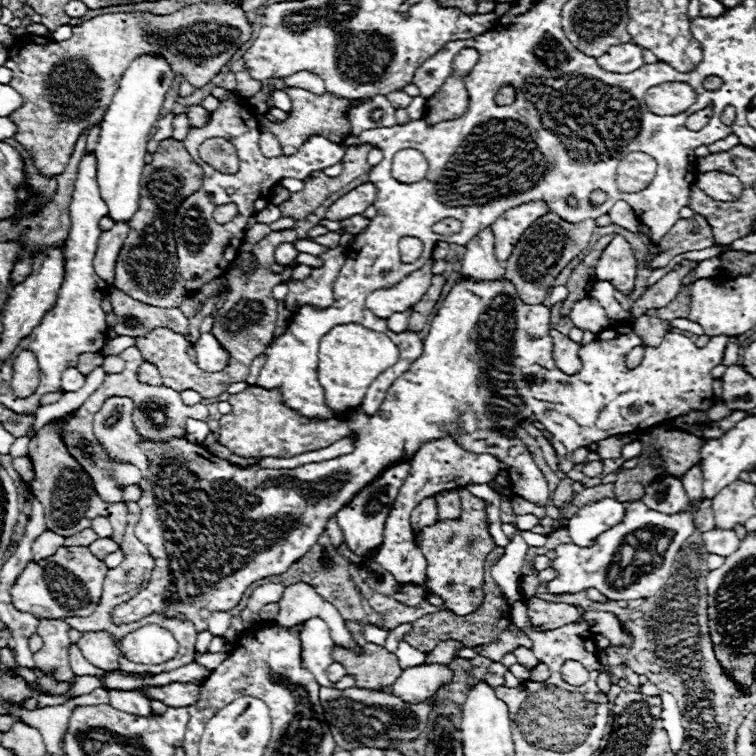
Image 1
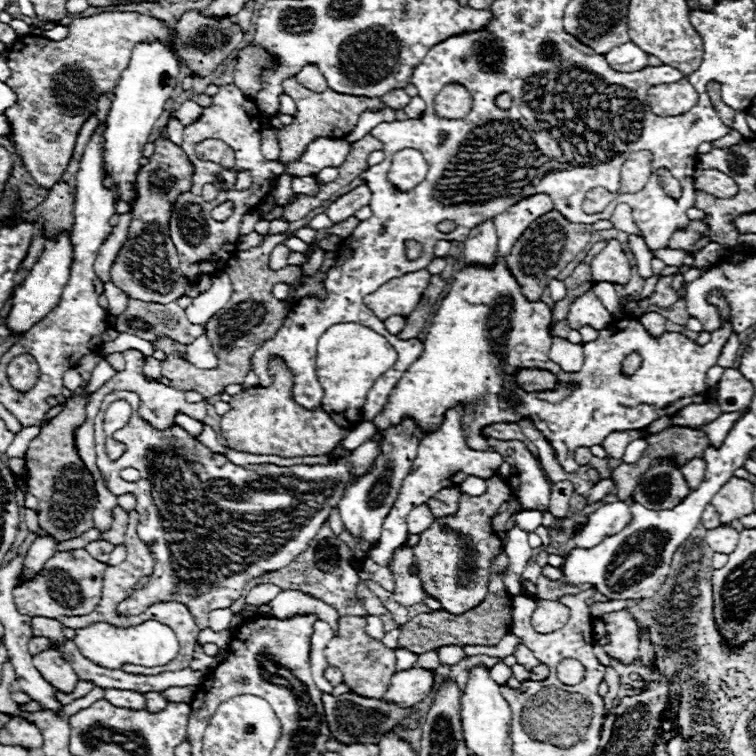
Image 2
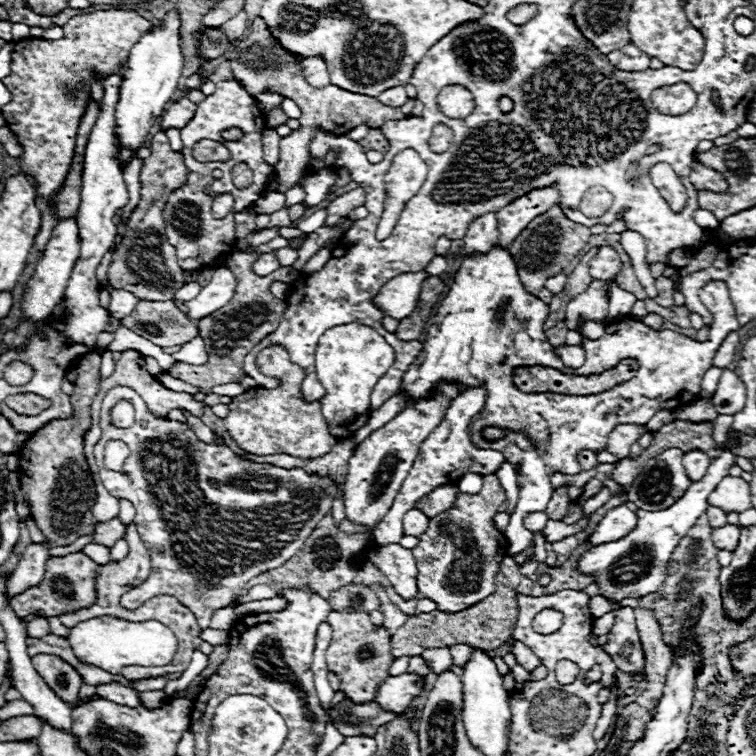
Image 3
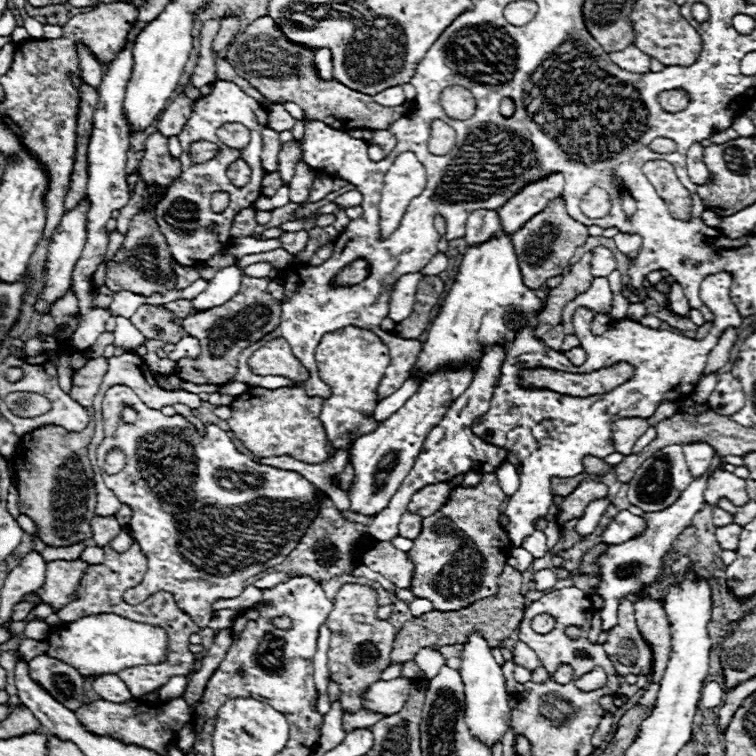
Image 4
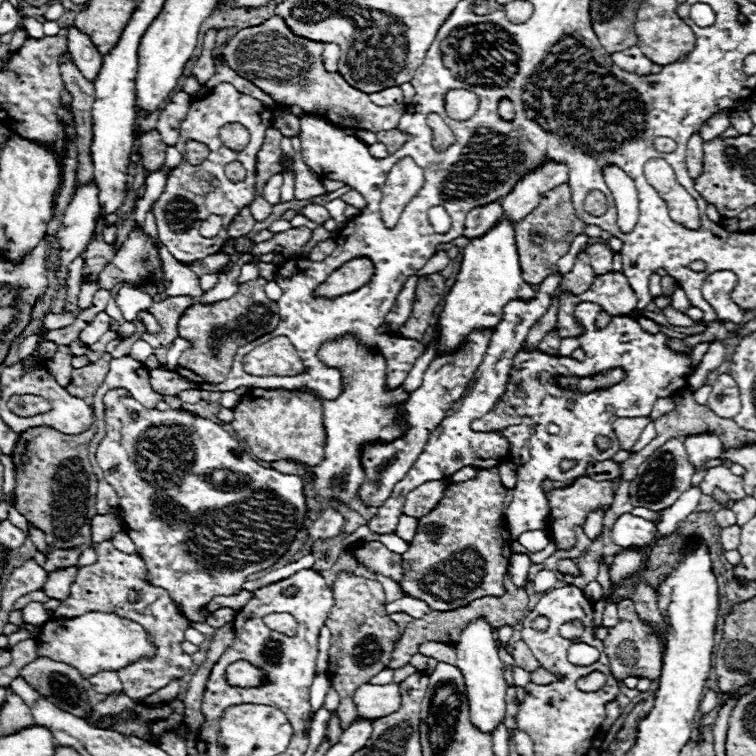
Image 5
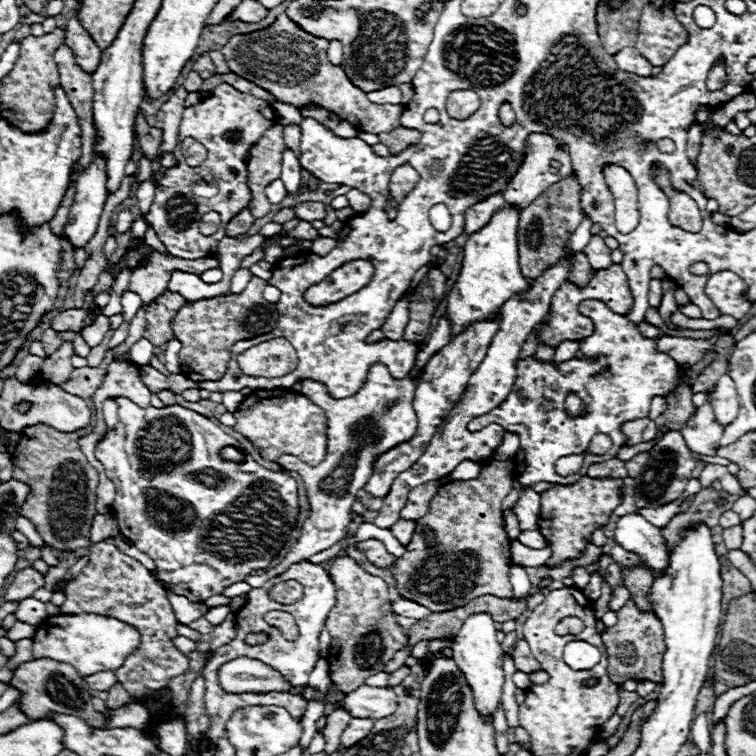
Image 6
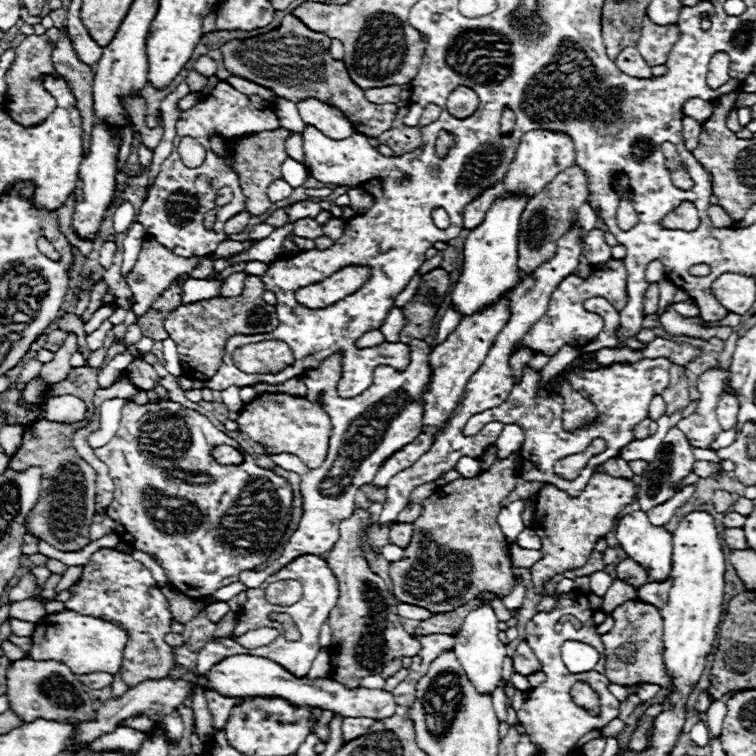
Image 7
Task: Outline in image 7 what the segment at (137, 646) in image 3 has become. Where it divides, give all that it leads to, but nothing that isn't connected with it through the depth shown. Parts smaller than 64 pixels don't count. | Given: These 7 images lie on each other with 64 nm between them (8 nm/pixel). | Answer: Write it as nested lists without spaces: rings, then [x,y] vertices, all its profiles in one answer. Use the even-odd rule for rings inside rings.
[[[64,610],[48,614],[36,624],[36,630],[32,634],[30,658],[62,662],[74,674],[92,674],[92,672],[116,674],[122,664],[126,642],[128,642],[128,632],[122,630],[118,624],[94,616],[84,616],[72,610]]]

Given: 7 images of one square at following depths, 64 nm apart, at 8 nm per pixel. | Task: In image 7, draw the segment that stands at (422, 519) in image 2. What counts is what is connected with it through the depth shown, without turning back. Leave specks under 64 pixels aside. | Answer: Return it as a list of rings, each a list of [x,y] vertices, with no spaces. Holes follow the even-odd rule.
[[[394,524],[390,528],[390,542],[392,544],[406,548],[410,544],[410,538],[412,538],[412,524]]]

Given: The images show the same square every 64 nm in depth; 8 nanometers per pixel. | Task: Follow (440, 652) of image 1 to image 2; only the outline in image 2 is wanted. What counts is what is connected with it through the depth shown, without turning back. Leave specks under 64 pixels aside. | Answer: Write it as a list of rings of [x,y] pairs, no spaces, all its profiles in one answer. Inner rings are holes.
[[[432,650],[420,654],[413,667],[435,670],[439,665],[440,664],[438,664],[438,654],[435,650]]]

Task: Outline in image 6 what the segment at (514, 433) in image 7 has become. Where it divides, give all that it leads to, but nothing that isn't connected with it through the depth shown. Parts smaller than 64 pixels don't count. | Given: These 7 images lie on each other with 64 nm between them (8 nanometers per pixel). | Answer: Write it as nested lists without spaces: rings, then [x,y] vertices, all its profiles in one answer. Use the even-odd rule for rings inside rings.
[[[506,432],[500,446],[502,446],[502,448],[494,454],[494,458],[496,458],[496,460],[510,460],[510,458],[514,456],[514,452],[518,452],[518,448],[520,448],[518,436],[512,434],[512,432]]]

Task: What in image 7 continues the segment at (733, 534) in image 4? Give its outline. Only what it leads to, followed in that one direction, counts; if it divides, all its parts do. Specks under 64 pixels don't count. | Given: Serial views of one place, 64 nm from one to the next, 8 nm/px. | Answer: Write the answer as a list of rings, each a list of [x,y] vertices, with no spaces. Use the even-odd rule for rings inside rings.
[[[726,528],[724,530],[724,542],[730,550],[744,550],[746,548],[746,536],[742,528]]]

